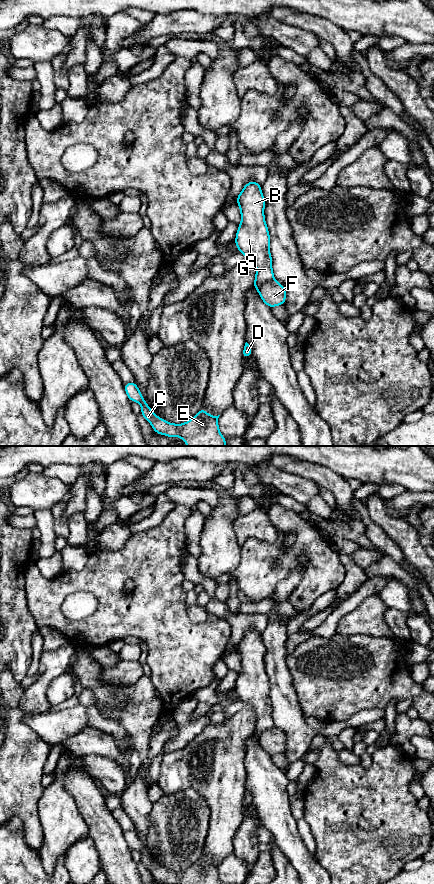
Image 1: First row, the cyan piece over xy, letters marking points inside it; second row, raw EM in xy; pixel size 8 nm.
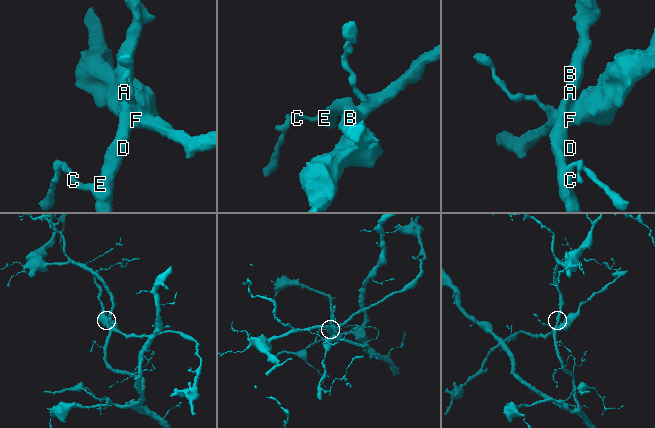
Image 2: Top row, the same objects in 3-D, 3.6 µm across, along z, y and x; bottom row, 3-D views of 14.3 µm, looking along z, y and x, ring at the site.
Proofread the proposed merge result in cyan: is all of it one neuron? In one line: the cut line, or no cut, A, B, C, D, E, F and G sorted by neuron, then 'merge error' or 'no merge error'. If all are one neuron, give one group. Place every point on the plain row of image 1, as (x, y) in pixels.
xy (273, 727), (264, 730), (258, 740) | A B C D E G / F | merge error

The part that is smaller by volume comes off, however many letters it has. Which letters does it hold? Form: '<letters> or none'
F

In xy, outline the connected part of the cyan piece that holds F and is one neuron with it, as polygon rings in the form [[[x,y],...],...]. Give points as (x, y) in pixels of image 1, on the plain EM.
[[[277,728],[261,733],[259,743],[262,749],[270,756],[284,753],[286,750],[286,736]]]

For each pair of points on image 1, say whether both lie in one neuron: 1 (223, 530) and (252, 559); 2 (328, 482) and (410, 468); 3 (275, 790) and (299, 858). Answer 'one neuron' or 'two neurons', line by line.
1: two neurons
2: two neurons
3: one neuron

